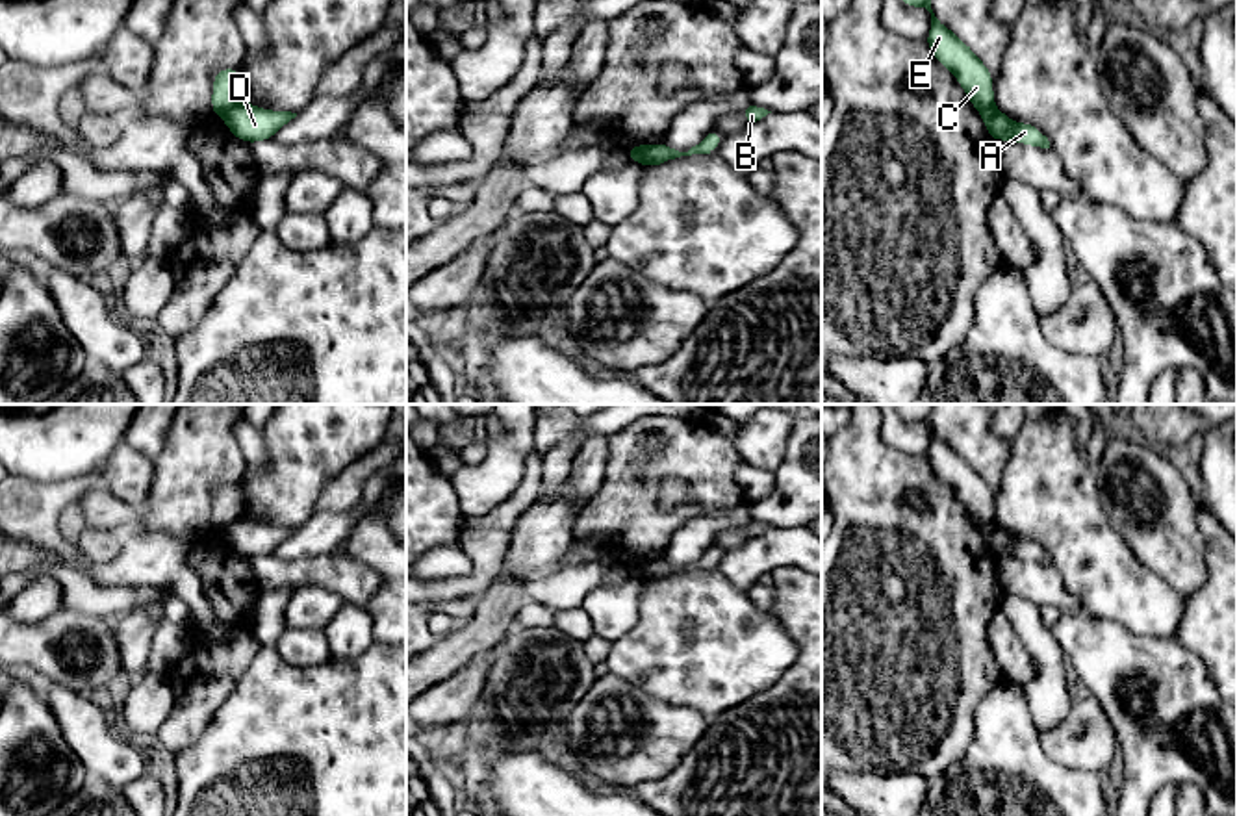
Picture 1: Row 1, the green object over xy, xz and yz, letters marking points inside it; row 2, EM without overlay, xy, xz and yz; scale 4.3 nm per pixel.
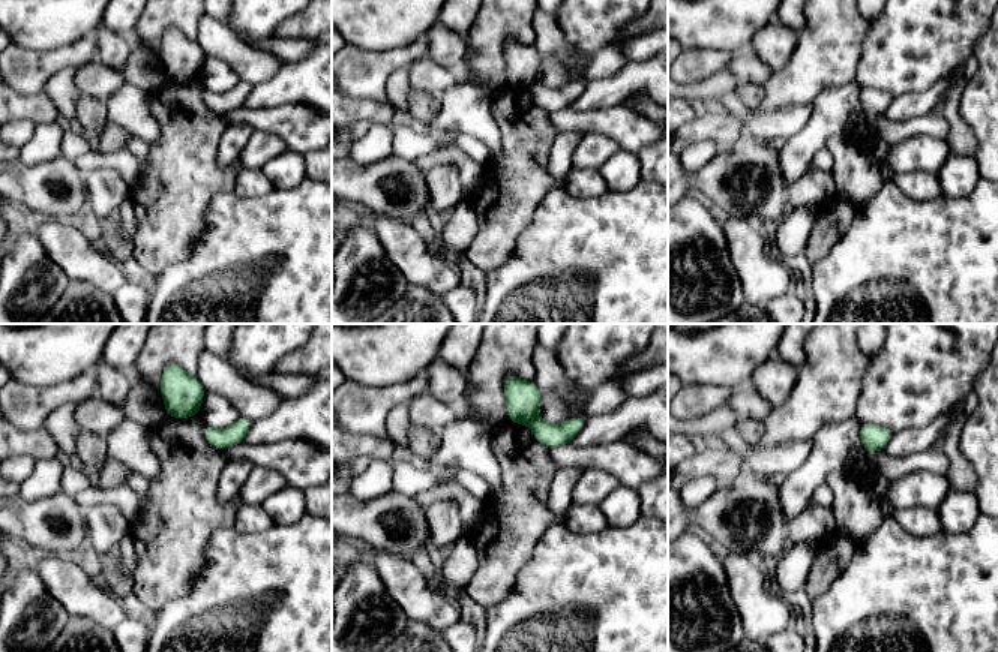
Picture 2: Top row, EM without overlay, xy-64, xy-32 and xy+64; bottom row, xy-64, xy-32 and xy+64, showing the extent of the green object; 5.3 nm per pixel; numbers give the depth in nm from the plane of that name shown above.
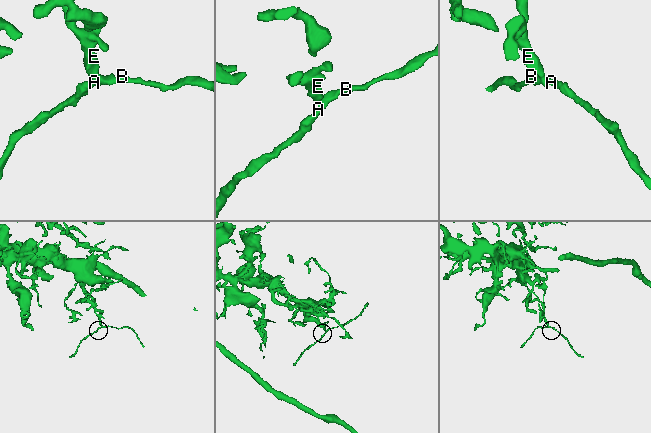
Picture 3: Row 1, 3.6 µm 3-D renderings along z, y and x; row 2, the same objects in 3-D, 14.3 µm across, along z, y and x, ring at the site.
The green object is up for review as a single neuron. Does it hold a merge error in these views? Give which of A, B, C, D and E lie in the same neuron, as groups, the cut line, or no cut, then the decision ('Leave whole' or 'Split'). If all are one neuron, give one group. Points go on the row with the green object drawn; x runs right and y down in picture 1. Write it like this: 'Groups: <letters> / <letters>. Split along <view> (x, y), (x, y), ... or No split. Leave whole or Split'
Groups: A B D / C E. Split along xy (242, 101), (223, 117). Split

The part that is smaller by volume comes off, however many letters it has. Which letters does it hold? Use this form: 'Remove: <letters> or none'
Remove: A, B, D

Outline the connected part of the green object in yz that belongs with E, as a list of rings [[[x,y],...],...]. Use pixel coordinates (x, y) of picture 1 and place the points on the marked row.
[[[931,0],[899,2],[909,7],[925,7],[931,13],[925,43],[933,57],[955,76],[977,111],[994,108],[994,74],[964,41],[935,17]]]

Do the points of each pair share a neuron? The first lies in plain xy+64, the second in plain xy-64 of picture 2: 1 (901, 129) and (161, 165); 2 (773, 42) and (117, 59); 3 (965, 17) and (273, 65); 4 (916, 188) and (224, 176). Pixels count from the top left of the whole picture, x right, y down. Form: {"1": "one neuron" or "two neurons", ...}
{"1": "two neurons", "2": "one neuron", "3": "two neurons", "4": "two neurons"}

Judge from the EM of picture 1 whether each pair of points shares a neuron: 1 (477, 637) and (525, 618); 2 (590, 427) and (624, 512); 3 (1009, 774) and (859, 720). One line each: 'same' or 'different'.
1: different
2: different
3: different

